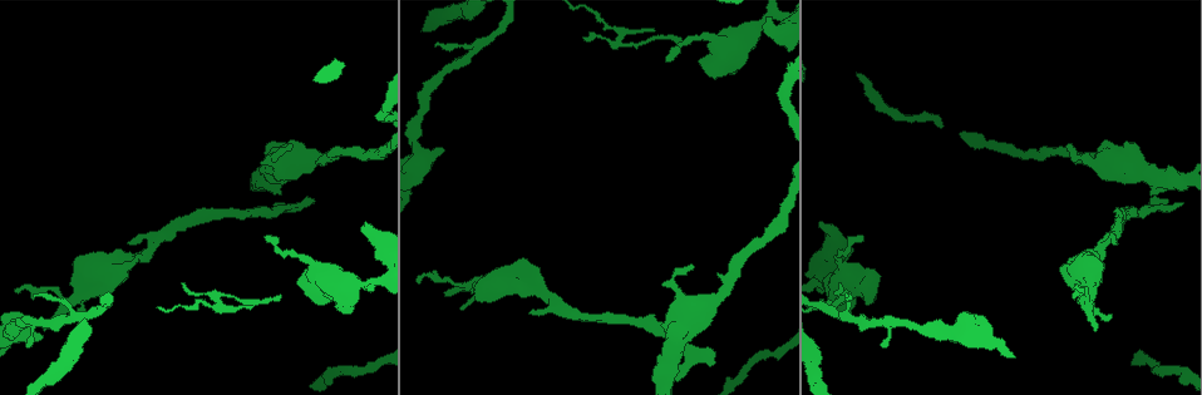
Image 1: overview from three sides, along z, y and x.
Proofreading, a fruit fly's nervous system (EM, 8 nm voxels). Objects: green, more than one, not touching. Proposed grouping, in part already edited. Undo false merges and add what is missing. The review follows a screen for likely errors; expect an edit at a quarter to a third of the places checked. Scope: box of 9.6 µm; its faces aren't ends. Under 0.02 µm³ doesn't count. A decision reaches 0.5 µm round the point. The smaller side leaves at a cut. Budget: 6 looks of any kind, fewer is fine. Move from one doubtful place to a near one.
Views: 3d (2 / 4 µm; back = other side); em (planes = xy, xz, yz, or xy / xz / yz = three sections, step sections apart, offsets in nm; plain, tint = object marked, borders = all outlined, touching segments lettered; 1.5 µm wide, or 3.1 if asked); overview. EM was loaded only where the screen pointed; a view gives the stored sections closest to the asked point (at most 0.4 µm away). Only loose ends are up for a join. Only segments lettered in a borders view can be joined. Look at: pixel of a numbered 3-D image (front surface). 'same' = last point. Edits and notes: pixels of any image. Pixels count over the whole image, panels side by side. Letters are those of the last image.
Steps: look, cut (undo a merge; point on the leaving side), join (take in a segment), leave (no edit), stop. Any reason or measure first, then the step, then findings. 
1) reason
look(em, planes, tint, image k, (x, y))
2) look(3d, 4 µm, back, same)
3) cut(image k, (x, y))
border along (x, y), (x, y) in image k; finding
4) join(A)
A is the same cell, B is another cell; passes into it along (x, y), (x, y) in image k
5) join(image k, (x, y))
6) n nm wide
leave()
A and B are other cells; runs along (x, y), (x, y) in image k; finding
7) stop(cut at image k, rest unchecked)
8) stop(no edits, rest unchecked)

an open end
look(em, xy, step 4, tint, image 1, (665, 60))

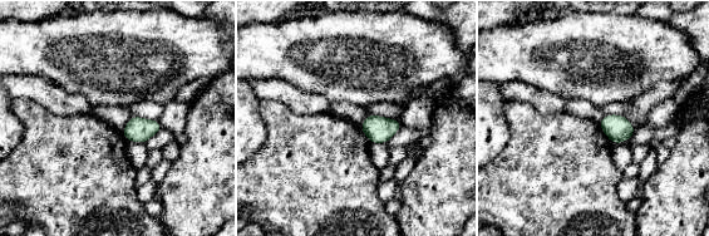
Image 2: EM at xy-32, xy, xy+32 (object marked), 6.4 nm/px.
look(em, yz, step 8, tint, same)

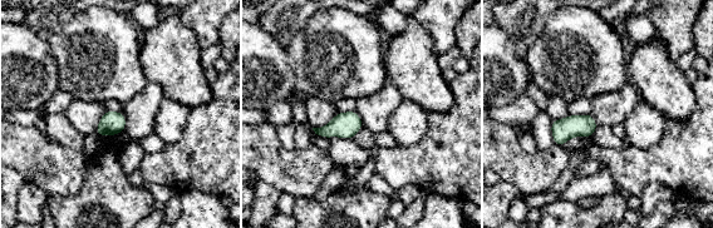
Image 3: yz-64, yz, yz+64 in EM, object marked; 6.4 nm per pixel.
what lies round it
look(em, yz, step 8, borders, same)

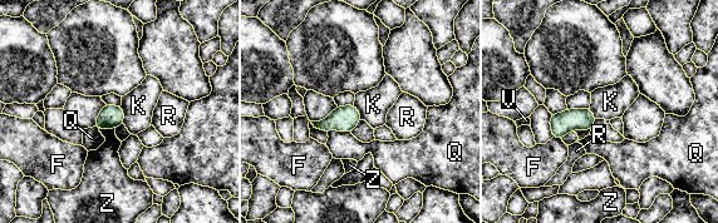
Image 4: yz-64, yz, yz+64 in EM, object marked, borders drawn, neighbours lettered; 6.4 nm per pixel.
140 nm wide; Q touches over 150 nm
leave()
F, K, Q, R, V and Z are other cells; no lettered segment goes on from it

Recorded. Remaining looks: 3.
look(em, planes, tint, image 1, (368, 223))

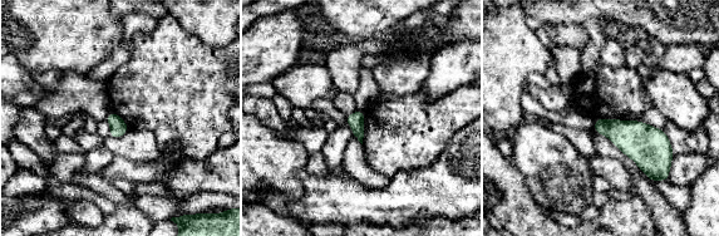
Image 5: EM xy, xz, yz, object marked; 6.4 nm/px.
see the neighbours
look(em, planes, borders, same)

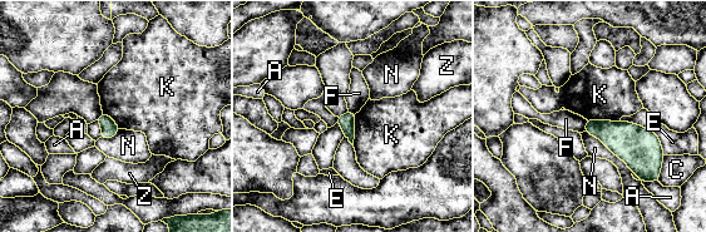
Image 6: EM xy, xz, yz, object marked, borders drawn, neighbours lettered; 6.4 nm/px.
leave()
A, C, E, F, K, N and Z are other cells; none of them fits

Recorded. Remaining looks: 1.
thin end
look(em, xz, step 8, borders, image 1, (26, 344))

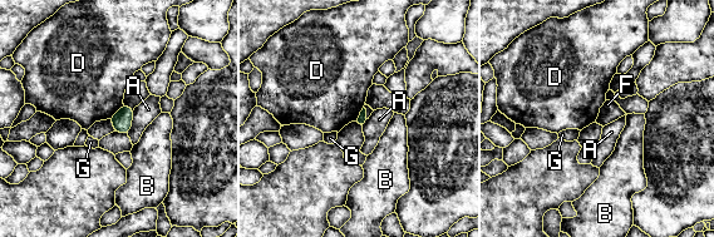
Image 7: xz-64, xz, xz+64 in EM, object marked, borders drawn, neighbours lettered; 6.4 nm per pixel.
leave()
A, B, D, F and G are other cells; border along (123, 104), (109, 118) in image 7; no lettered segment goes on from it

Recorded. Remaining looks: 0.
stop(no edits, rest unchecked)

